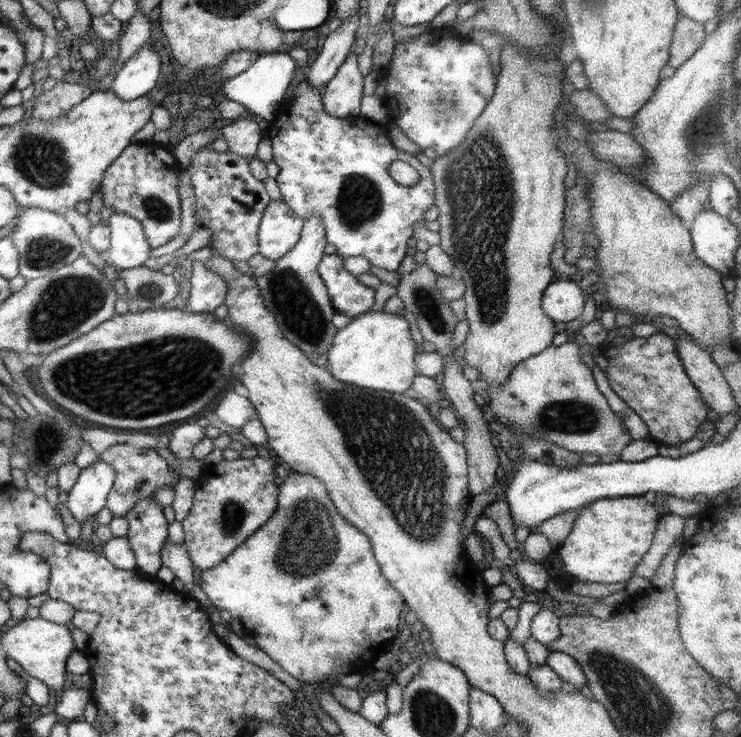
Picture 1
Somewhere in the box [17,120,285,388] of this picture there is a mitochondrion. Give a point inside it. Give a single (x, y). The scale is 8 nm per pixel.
(68, 302)

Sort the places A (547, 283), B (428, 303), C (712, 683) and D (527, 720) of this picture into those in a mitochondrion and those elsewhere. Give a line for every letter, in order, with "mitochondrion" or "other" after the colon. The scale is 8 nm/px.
A: other
B: mitochondrion
C: other
D: other

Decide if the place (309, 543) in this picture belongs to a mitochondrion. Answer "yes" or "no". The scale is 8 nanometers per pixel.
yes

